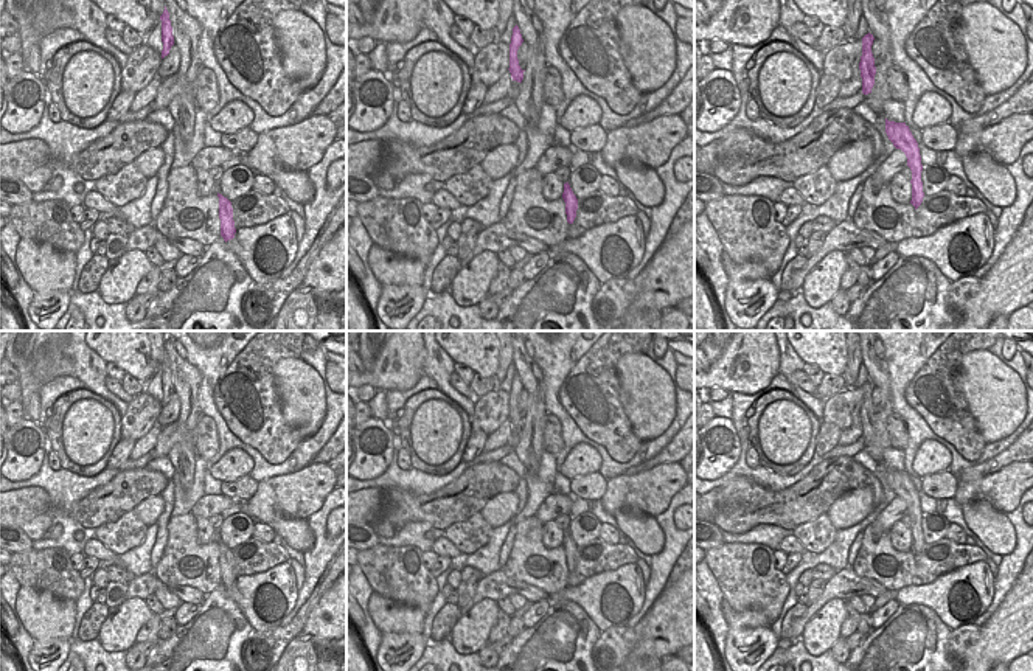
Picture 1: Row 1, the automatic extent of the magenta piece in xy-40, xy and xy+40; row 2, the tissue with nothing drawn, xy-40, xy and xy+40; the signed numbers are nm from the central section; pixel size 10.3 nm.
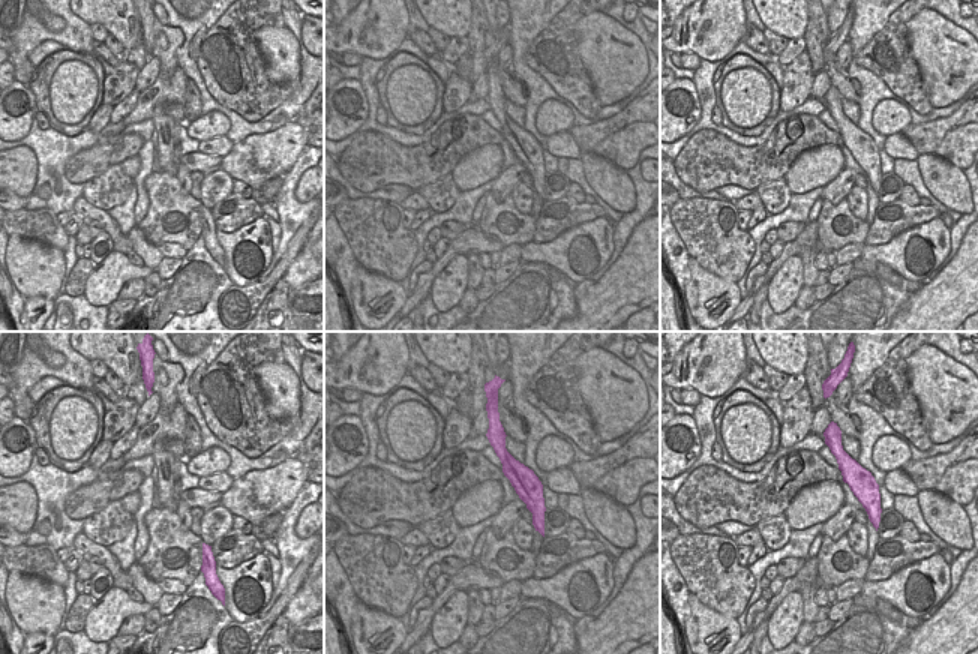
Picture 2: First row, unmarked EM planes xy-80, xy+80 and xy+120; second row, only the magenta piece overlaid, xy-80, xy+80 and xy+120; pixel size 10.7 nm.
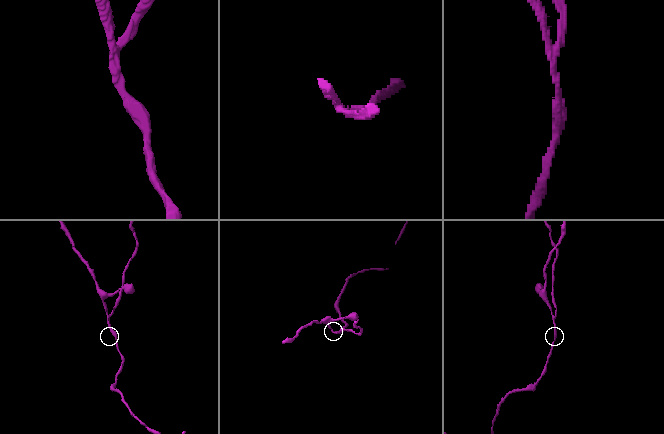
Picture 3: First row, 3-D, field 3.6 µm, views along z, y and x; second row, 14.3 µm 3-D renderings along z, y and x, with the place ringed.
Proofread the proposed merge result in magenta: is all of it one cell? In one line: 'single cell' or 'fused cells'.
fused cells

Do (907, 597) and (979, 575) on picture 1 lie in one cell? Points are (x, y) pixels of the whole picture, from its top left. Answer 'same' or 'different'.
same

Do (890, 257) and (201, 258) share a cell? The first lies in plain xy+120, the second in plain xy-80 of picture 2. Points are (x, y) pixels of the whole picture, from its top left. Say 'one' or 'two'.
two

